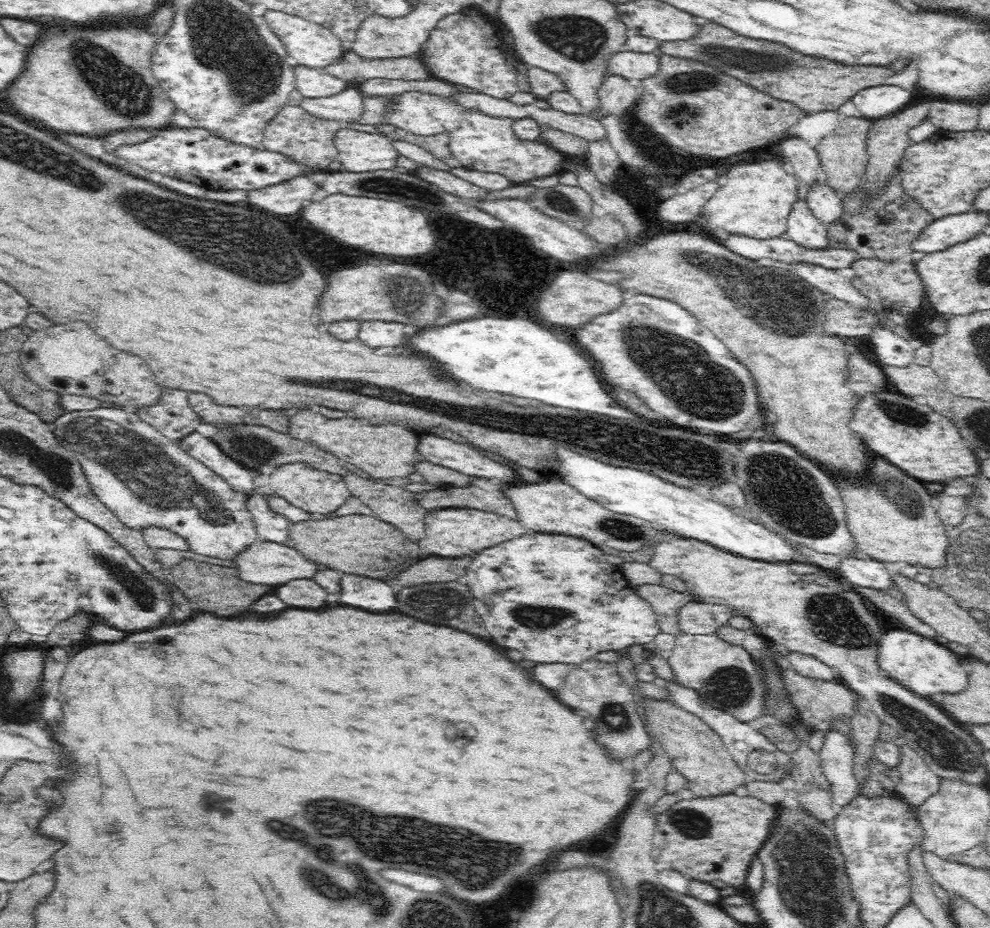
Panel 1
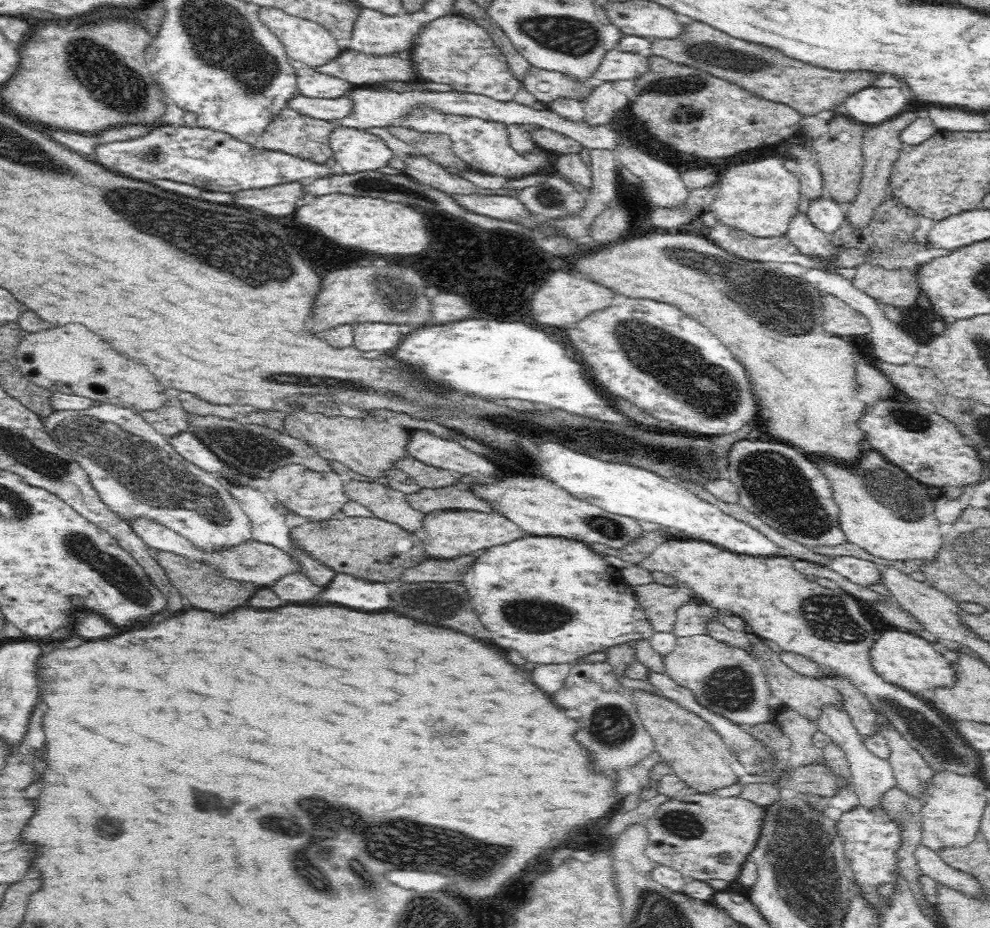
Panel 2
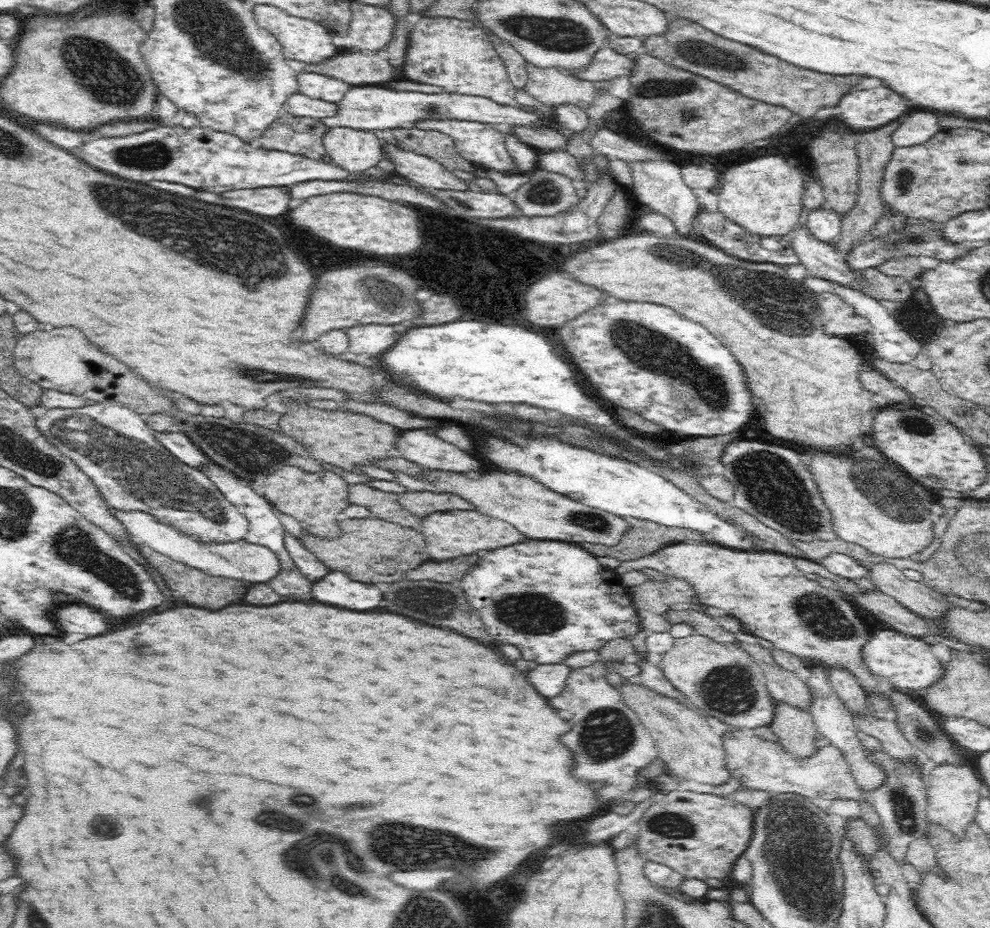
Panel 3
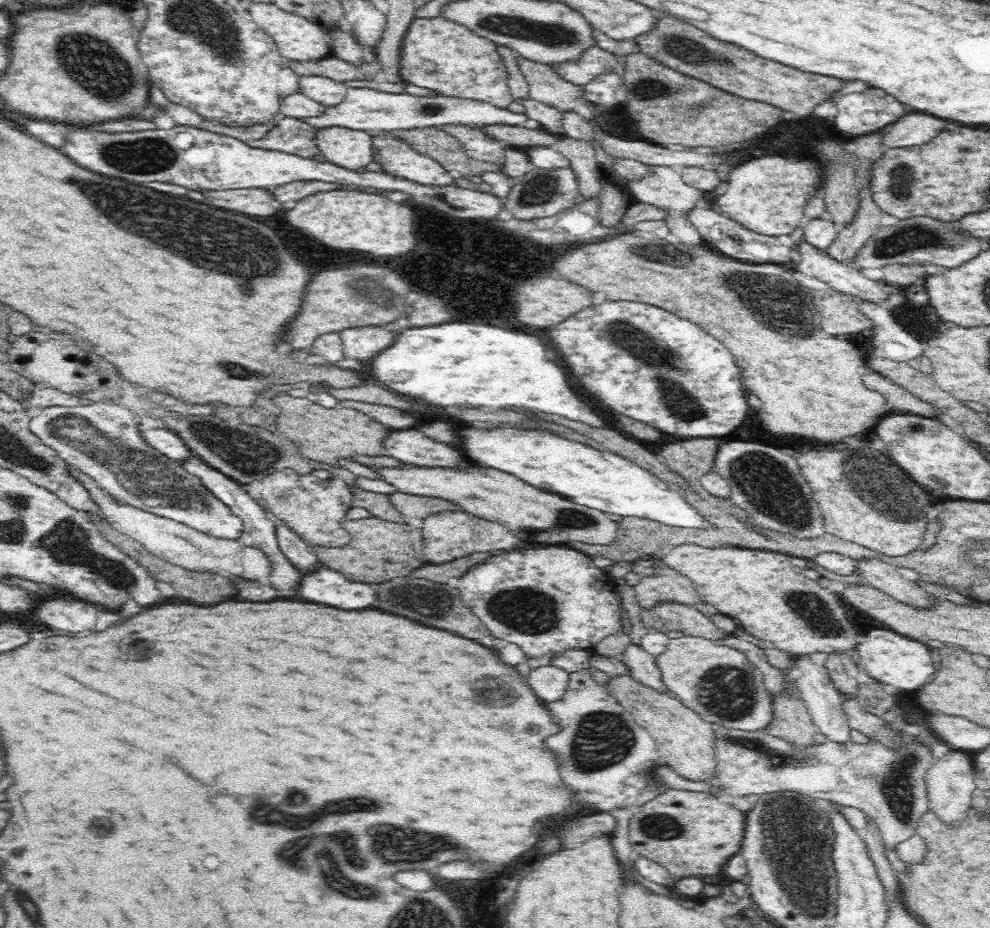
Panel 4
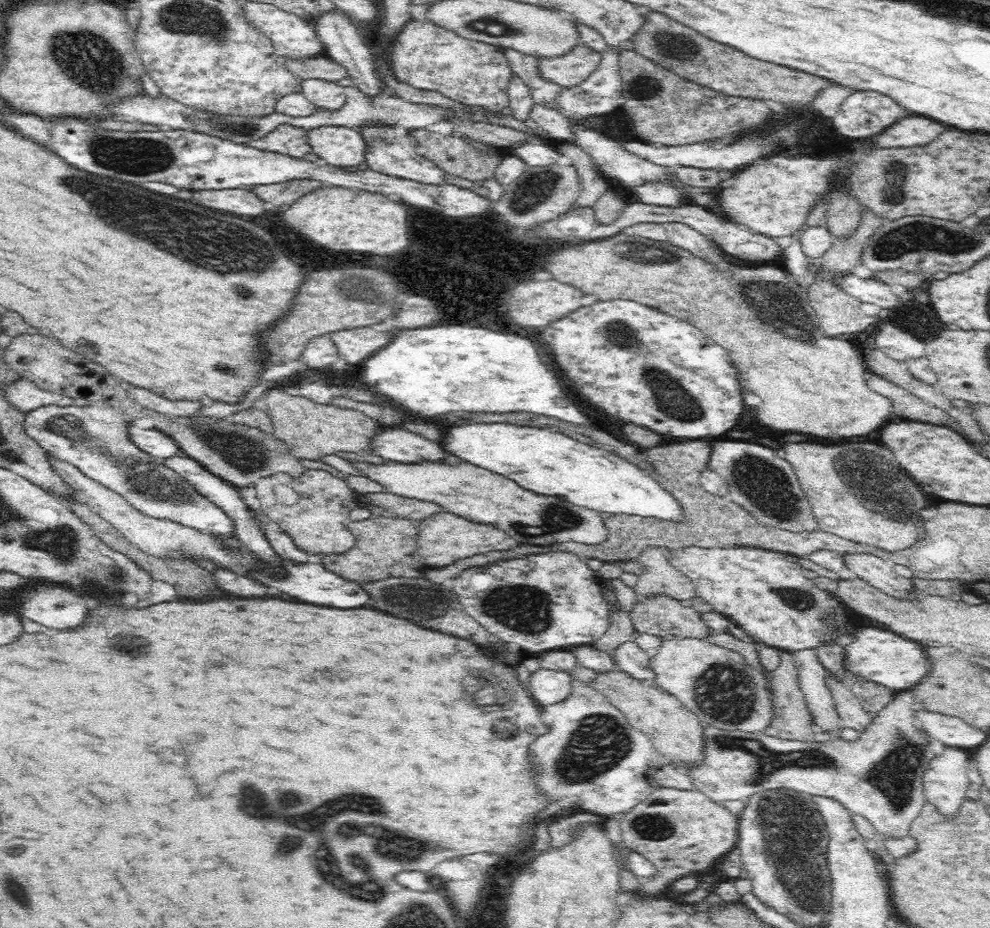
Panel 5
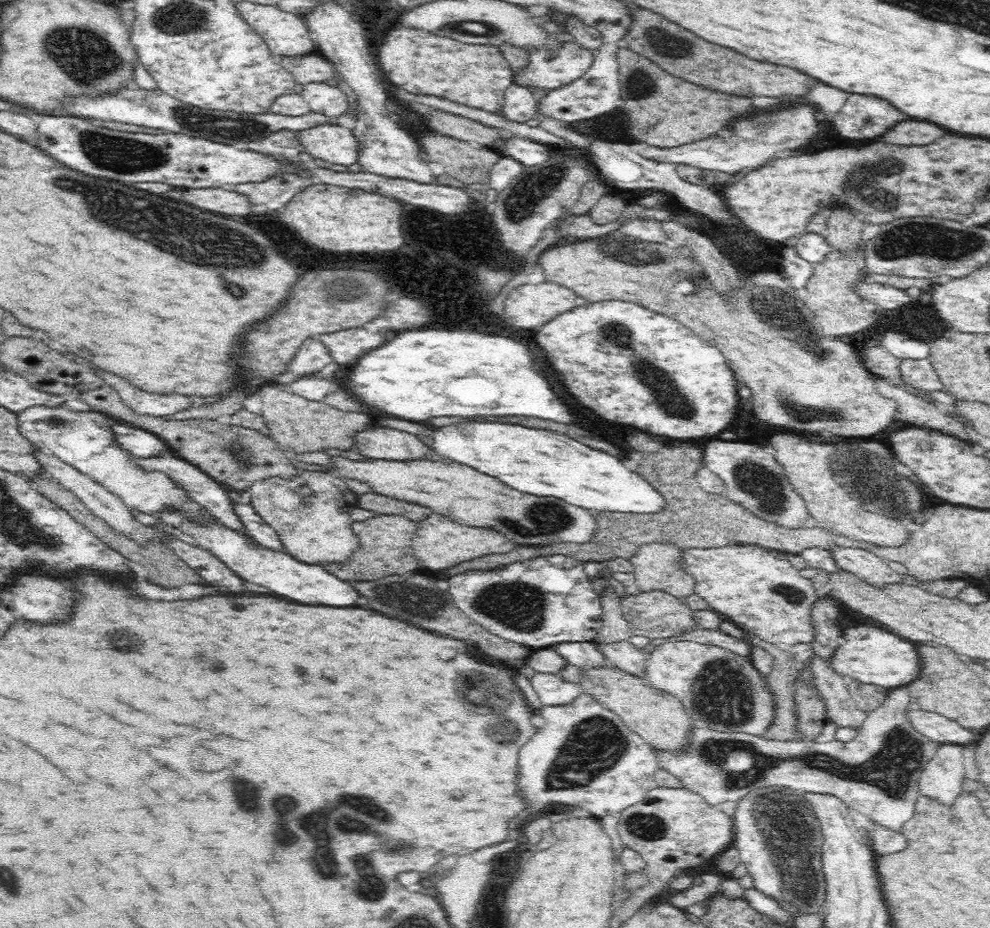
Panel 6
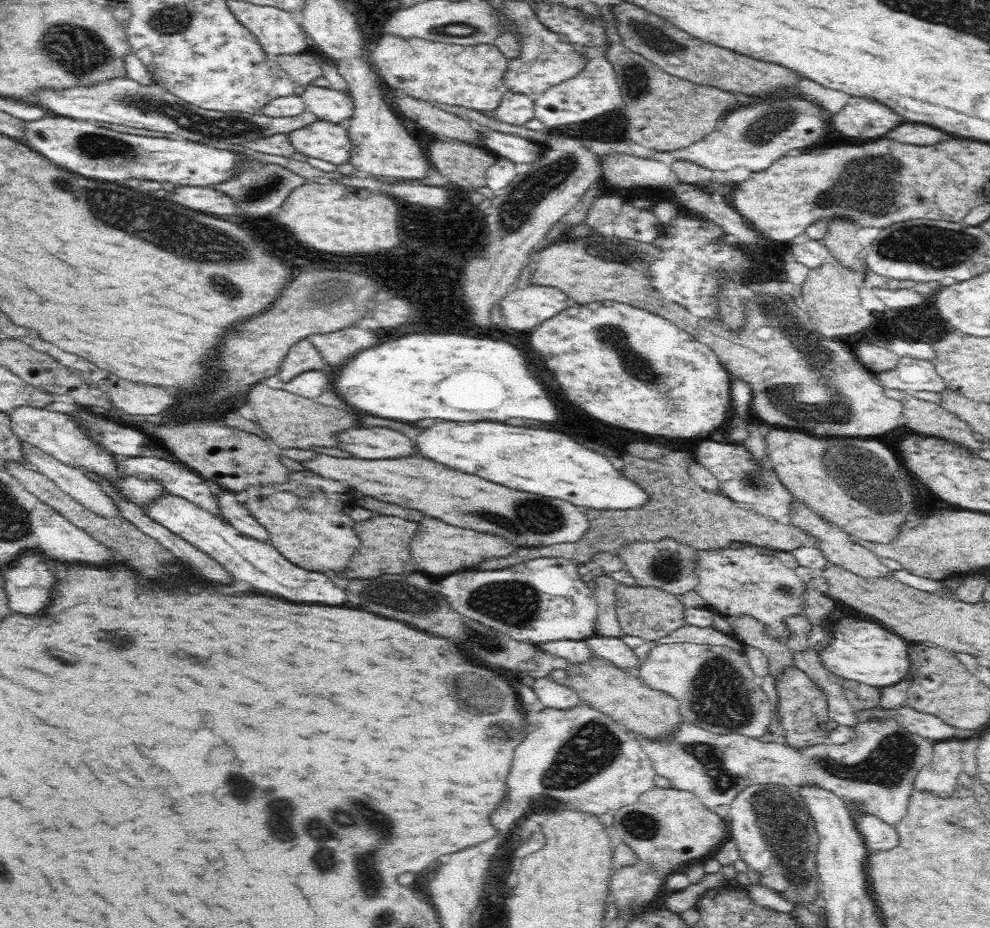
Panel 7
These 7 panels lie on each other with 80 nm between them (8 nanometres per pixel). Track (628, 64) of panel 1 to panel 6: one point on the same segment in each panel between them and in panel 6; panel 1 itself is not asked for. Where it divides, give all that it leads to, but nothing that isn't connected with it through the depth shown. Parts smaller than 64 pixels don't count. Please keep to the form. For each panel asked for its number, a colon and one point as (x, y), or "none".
2: (616, 65)
3: (606, 64)
4: (593, 61)
5: (569, 70)
6: (548, 68)

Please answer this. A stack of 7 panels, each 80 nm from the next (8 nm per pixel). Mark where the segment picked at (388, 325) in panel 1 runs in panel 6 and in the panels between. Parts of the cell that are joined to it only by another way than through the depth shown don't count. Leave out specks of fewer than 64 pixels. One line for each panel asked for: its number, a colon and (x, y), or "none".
2: (368, 336)
3: (371, 339)
4: (363, 343)
5: (355, 345)
6: (346, 345)

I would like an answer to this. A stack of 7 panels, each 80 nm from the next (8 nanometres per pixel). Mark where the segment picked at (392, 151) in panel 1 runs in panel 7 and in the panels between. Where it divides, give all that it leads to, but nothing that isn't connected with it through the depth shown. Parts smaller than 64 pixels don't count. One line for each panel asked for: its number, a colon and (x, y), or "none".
2: (354, 150)
3: (355, 150)
4: (348, 148)
5: (340, 146)
6: (334, 144)
7: (322, 139)

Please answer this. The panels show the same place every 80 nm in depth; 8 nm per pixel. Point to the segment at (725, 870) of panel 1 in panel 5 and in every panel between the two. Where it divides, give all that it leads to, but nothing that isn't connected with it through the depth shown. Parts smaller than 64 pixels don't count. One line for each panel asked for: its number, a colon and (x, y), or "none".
2: (704, 836)
3: (699, 835)
4: (691, 834)
5: (679, 831)

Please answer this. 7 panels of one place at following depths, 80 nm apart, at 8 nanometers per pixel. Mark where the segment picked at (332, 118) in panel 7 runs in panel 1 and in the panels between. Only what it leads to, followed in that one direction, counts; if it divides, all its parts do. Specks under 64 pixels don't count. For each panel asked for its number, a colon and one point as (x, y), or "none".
1: (311, 82)
2: (310, 83)
3: (316, 86)
4: (326, 92)
5: (323, 95)
6: (330, 101)

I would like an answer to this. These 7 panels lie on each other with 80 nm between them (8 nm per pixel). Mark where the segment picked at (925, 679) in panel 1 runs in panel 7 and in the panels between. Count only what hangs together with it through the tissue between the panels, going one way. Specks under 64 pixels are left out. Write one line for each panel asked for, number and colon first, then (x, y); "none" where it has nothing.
2: (910, 662)
3: (906, 662)
4: (888, 657)
5: (876, 655)
6: (870, 655)
7: (861, 651)

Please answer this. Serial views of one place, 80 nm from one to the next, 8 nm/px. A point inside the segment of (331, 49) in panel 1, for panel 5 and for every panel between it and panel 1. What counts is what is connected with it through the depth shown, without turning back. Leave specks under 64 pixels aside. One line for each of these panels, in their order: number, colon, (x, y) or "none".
2: (306, 41)
3: (302, 41)
4: (298, 39)
5: (292, 36)

